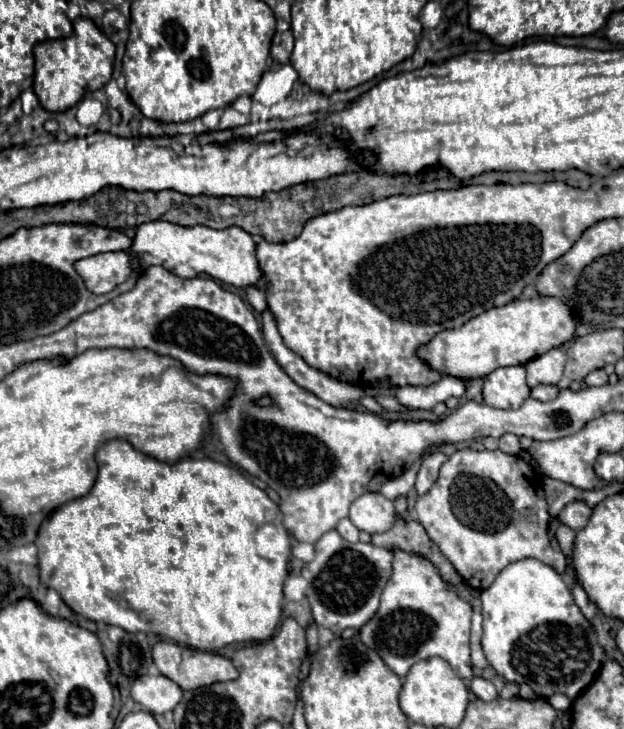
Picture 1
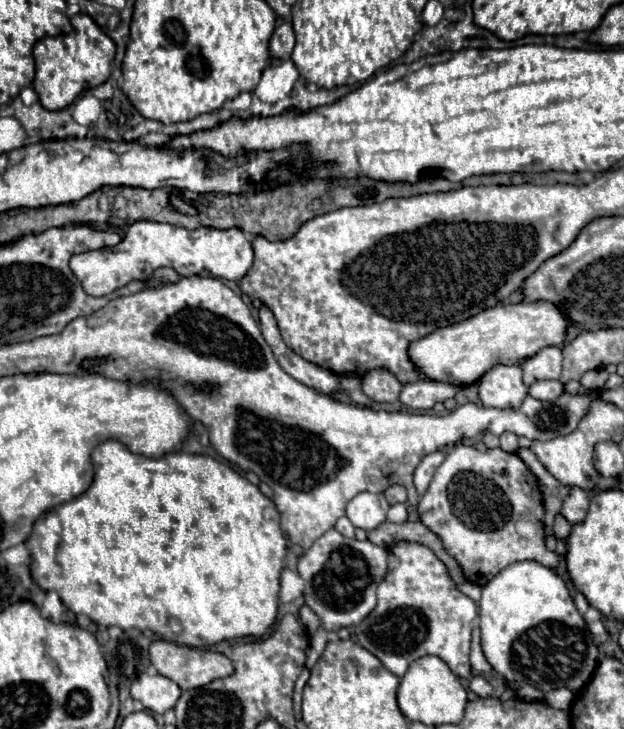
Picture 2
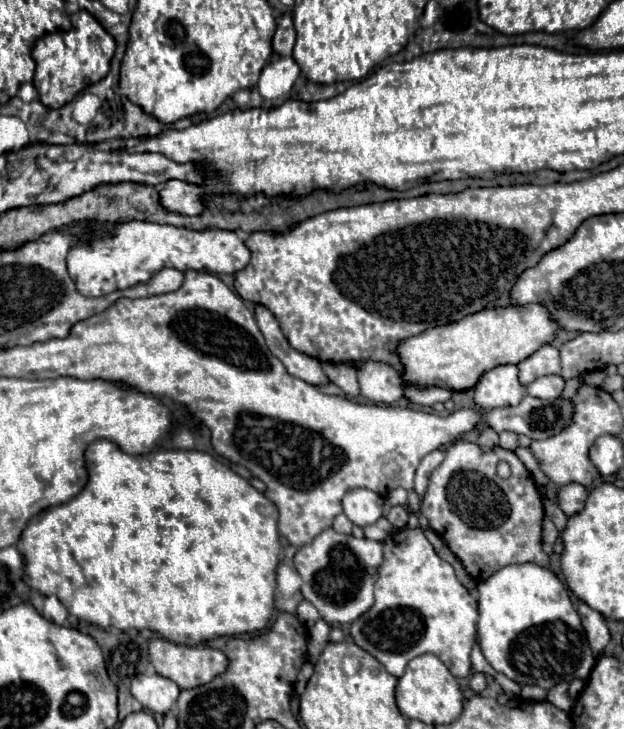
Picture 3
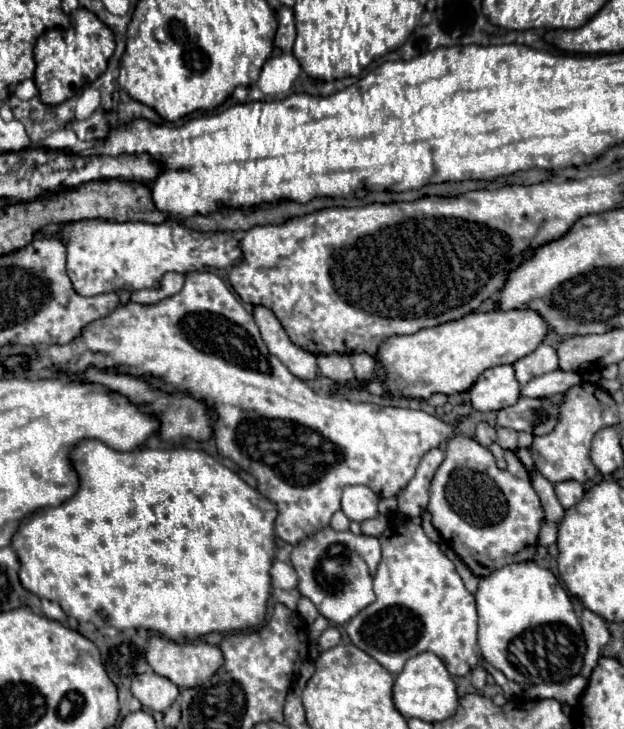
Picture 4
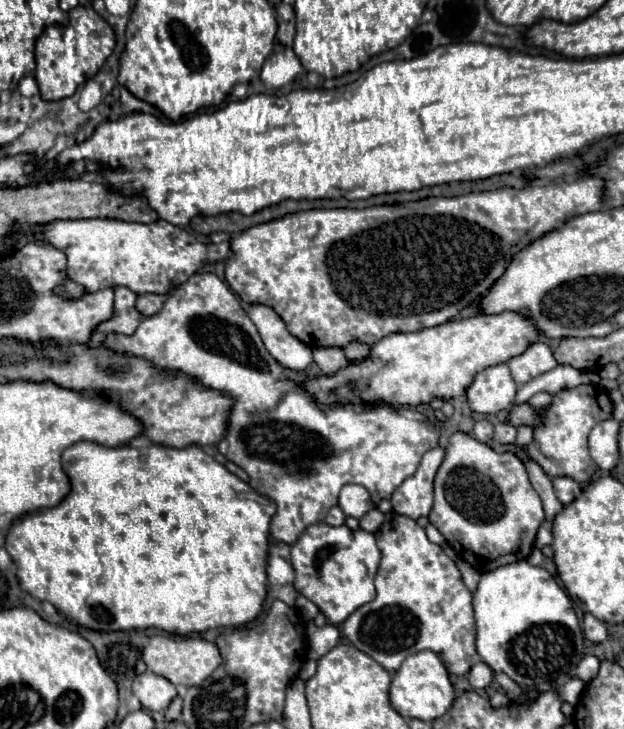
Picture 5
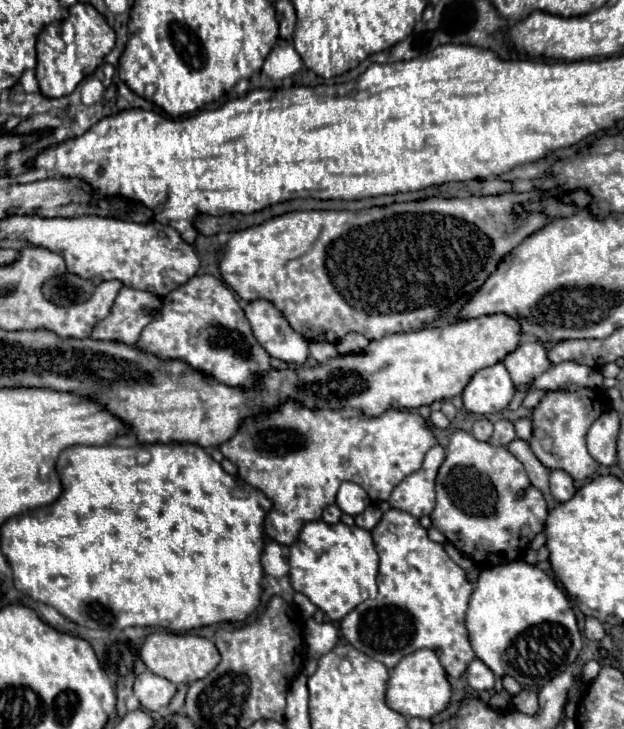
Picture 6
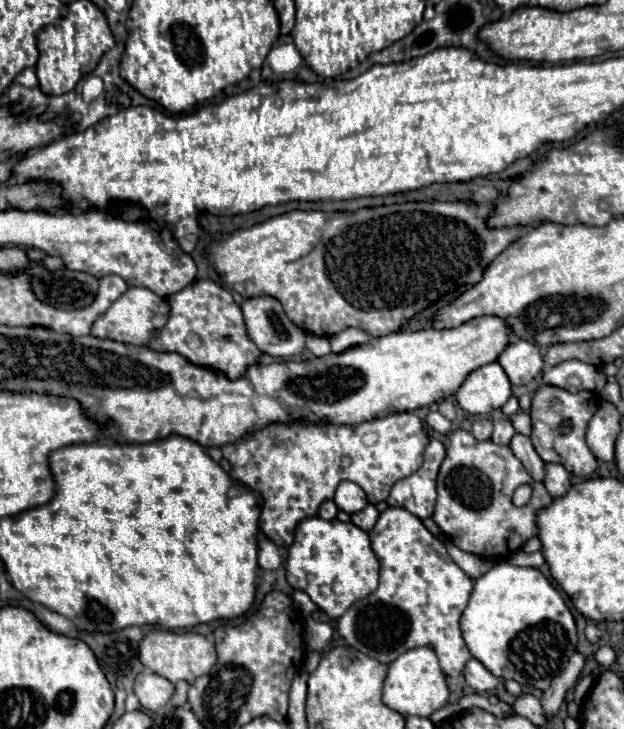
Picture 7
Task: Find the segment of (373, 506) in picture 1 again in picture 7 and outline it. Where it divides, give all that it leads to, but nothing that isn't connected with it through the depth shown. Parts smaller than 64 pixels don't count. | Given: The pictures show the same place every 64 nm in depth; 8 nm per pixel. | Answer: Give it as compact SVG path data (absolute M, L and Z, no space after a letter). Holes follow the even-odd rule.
M344 480L344 482L336 488L334 502L336 502L336 506L338 506L340 510L344 510L344 512L348 512L348 514L360 512L360 510L368 504L364 490L362 490L358 484L348 482L348 480Z

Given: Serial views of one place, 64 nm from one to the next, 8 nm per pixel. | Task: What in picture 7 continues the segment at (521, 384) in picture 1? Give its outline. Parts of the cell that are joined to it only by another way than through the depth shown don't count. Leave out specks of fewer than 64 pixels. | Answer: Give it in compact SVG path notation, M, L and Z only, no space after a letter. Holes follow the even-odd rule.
M498 362L474 370L456 392L458 404L470 414L490 414L512 396L512 384Z

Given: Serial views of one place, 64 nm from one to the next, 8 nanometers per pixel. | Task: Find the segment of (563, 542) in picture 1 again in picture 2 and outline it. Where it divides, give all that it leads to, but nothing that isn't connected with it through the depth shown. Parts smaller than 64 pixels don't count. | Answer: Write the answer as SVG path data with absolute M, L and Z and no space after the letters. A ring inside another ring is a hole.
M556 516L556 524L554 524L554 536L558 538L558 540L568 540L568 536L570 536L570 530L572 530L572 526L568 524L568 520L564 518L564 516Z

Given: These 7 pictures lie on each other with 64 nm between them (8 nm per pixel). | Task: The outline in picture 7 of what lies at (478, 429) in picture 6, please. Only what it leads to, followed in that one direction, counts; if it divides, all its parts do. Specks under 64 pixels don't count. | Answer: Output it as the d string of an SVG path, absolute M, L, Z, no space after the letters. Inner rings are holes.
M488 418L476 420L472 426L472 434L476 436L476 440L488 440L492 436L492 422Z

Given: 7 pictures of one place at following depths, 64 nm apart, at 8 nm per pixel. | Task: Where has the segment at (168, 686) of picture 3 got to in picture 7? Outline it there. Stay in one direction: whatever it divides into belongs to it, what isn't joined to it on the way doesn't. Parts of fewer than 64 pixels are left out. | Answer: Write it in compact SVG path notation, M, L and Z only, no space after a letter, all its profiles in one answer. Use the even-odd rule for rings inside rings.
M144 670L136 676L134 682L134 694L138 696L140 704L146 710L158 710L166 706L174 694L174 684L150 670Z

